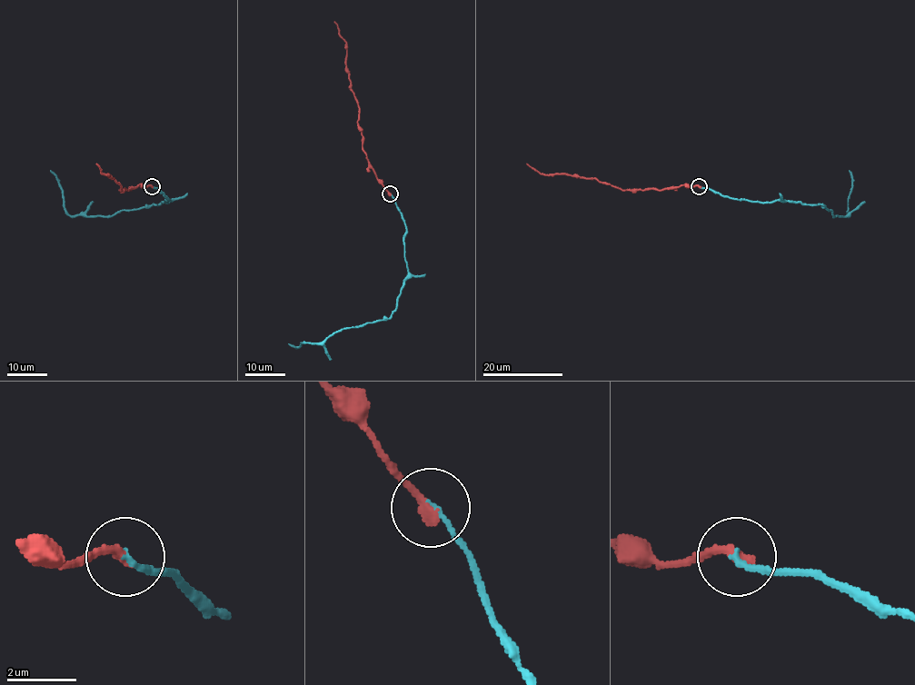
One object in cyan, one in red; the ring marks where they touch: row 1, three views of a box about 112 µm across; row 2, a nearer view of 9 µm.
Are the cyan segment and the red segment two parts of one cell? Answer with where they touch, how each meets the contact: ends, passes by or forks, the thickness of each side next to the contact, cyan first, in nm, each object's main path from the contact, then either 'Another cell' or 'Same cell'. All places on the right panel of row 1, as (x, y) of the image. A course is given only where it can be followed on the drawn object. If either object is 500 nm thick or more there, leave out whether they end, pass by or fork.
Place: (699, 186). At the ring cyan ends. At the ring red ends. Thickness 170 nm (cyan) against 320 nm. Course of cyan: (699, 186), (745, 201), (821, 204), (834, 216), (845, 216), (848, 215), (848, 197), (851, 186), (849, 170). Course of red: (699, 186), (627, 191), (595, 178), (542, 174), (527, 163). Same cell

